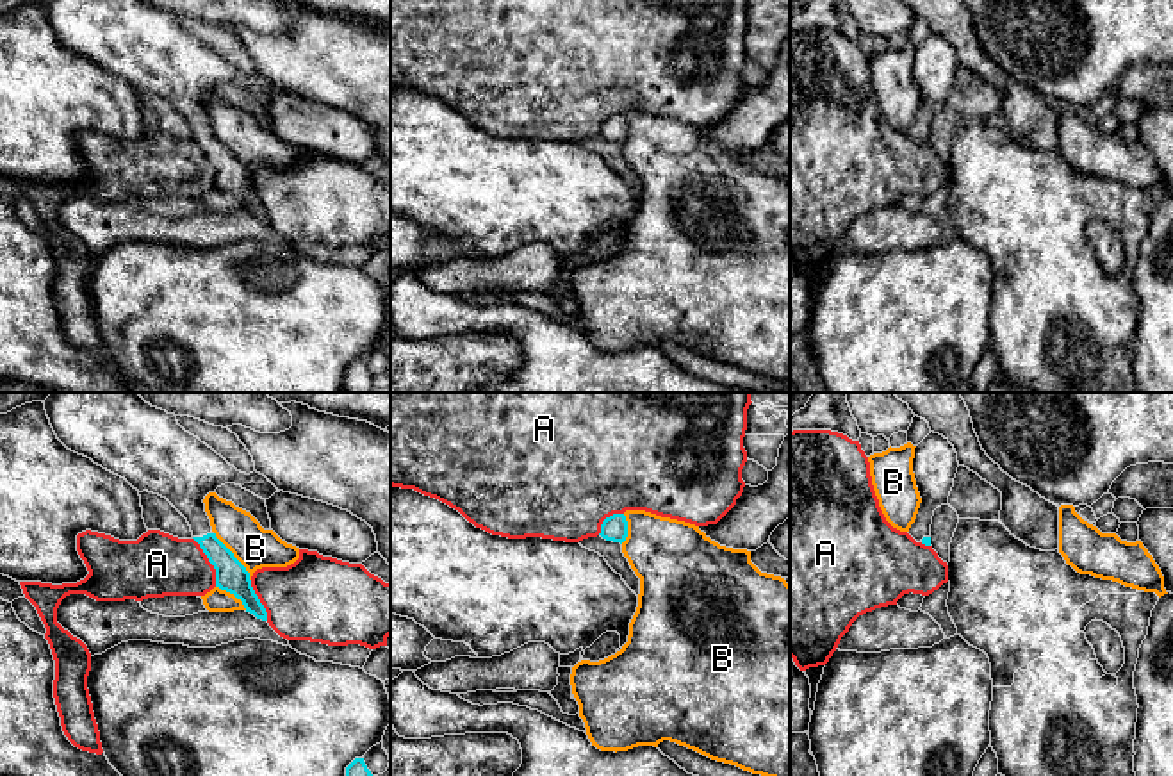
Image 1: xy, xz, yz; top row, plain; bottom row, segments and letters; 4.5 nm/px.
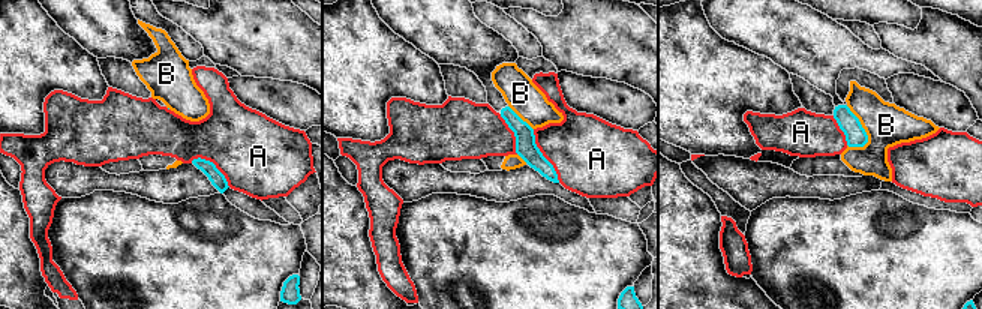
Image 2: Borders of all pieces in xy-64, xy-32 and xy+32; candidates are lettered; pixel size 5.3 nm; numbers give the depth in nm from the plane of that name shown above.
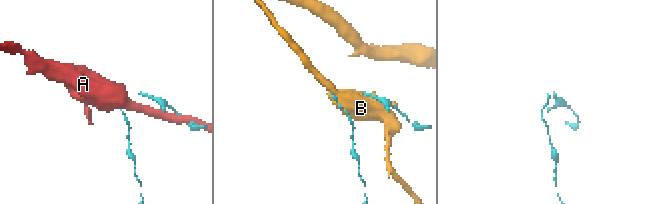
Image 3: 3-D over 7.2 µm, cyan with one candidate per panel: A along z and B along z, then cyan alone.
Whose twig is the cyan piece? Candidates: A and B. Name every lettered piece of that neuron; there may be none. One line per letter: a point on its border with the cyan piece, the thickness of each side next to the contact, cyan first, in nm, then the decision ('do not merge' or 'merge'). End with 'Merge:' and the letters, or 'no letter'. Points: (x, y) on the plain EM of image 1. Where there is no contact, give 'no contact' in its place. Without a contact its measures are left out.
A: contact xy (209, 161); calibres 140 and 300 nm; do not merge
B: contact xy (234, 157); calibres 140 and 190 nm; do not merge
Merge: no letter

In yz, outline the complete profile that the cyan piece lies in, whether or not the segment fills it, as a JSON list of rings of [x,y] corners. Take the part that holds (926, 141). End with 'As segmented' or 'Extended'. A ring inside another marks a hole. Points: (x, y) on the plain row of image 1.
[[[931,32],[916,48],[913,73],[922,98],[909,136],[931,146],[931,125],[934,111],[948,103],[959,62],[954,46],[939,34]]]. Extended

